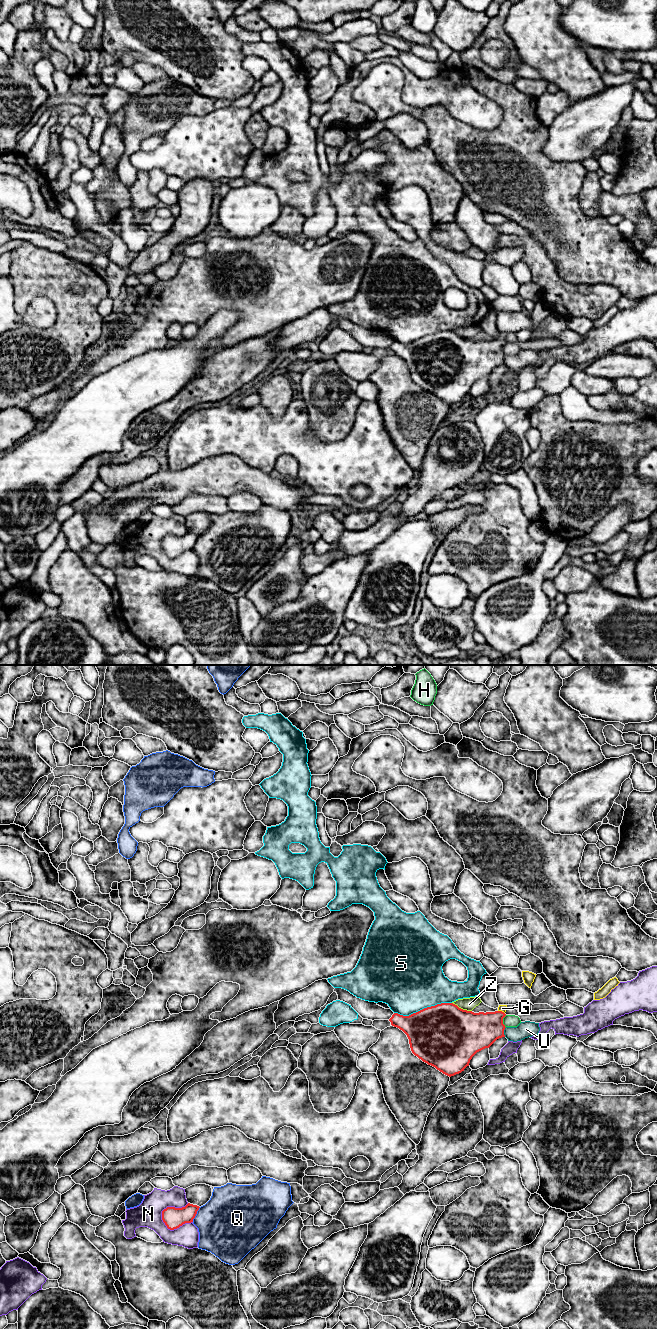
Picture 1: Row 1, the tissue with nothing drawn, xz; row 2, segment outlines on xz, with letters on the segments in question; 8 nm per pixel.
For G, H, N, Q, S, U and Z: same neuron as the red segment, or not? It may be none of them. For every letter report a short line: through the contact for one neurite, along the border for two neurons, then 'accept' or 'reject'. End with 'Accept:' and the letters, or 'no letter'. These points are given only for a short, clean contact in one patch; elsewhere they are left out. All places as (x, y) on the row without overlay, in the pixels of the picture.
G: line xz (477, 359), (484, 356), (501, 339), (502, 336); accept
H: line xz (506, 343), (503, 346), (505, 355); reject
N: reject
Q: reject
S: reject
U: reject
Z: reject
Accept: G

